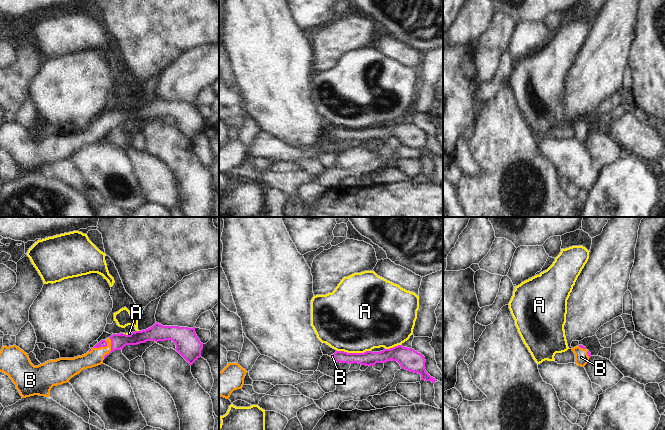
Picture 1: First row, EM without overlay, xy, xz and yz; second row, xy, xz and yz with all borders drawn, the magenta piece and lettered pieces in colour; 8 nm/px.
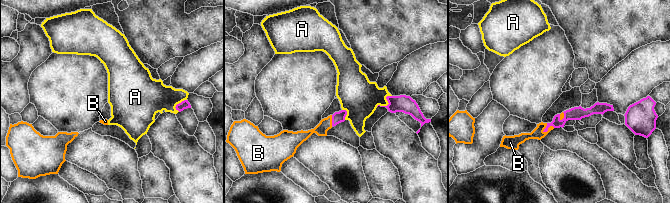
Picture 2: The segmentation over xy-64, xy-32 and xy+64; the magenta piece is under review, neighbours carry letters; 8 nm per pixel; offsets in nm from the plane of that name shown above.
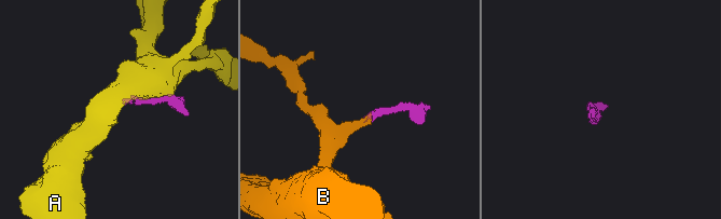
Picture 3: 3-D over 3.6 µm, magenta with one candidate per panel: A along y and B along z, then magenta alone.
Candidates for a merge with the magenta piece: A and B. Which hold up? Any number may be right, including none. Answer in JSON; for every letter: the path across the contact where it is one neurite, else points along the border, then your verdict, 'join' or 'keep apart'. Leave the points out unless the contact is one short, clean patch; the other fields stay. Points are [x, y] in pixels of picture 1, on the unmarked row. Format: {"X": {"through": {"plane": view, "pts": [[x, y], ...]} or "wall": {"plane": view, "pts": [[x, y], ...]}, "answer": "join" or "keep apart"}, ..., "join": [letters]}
{"A": {"answer": "keep apart"}, "B": {"through": {"plane": "xy", "pts": [[102, 119], [98, 123], [98, 129], [95, 133]]}, "answer": "join"}, "join": ["B"]}

